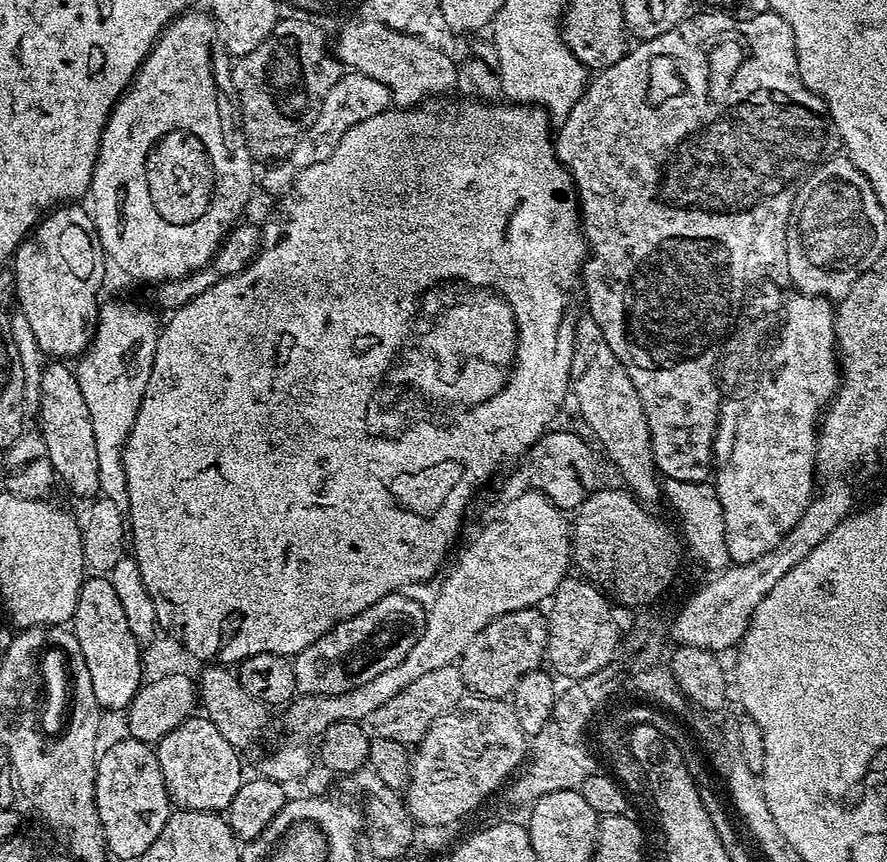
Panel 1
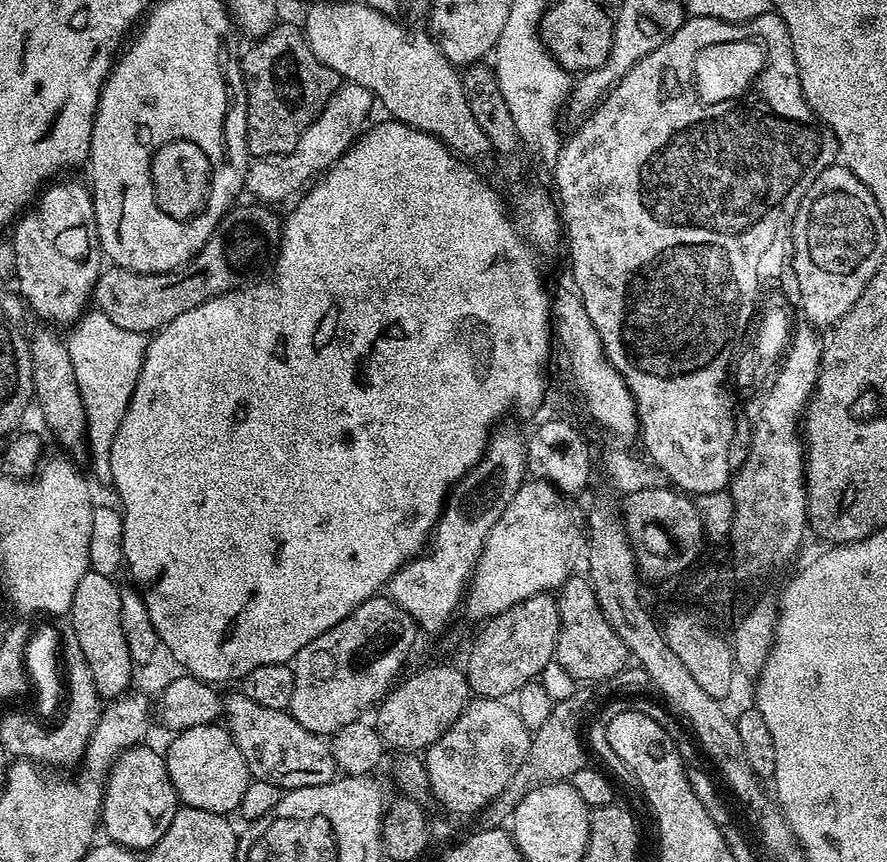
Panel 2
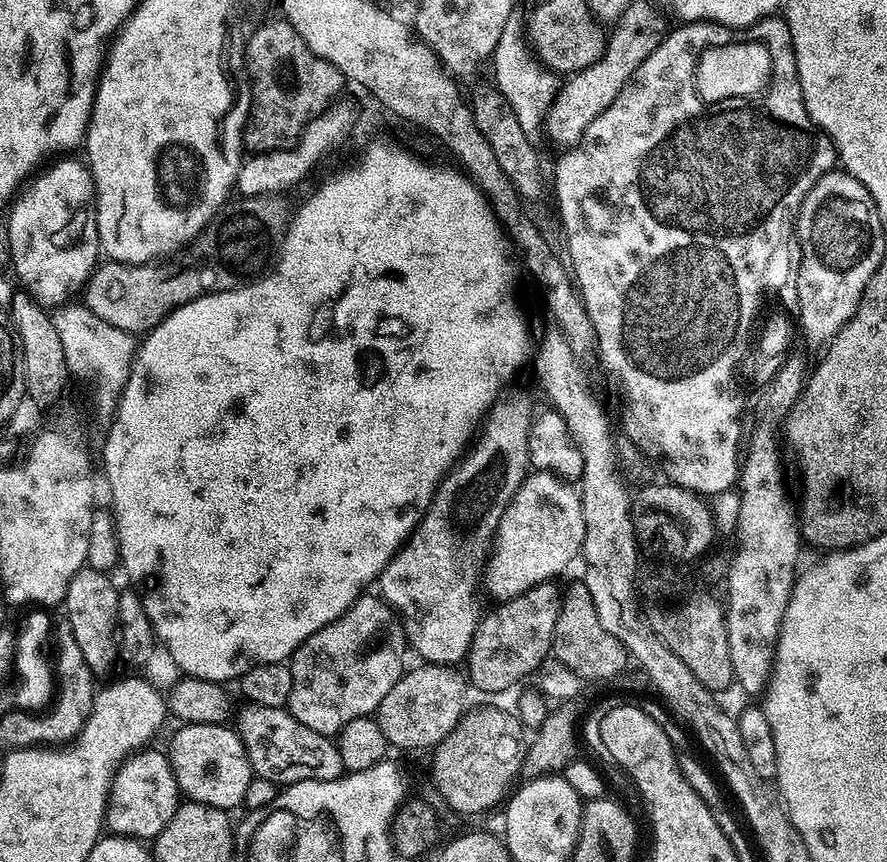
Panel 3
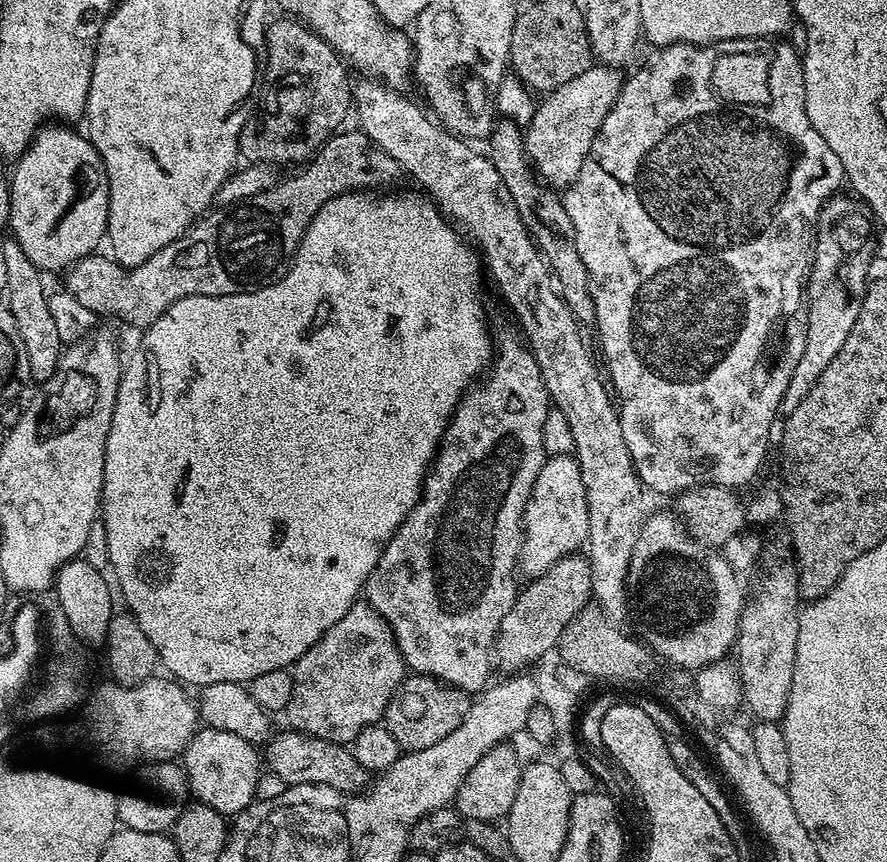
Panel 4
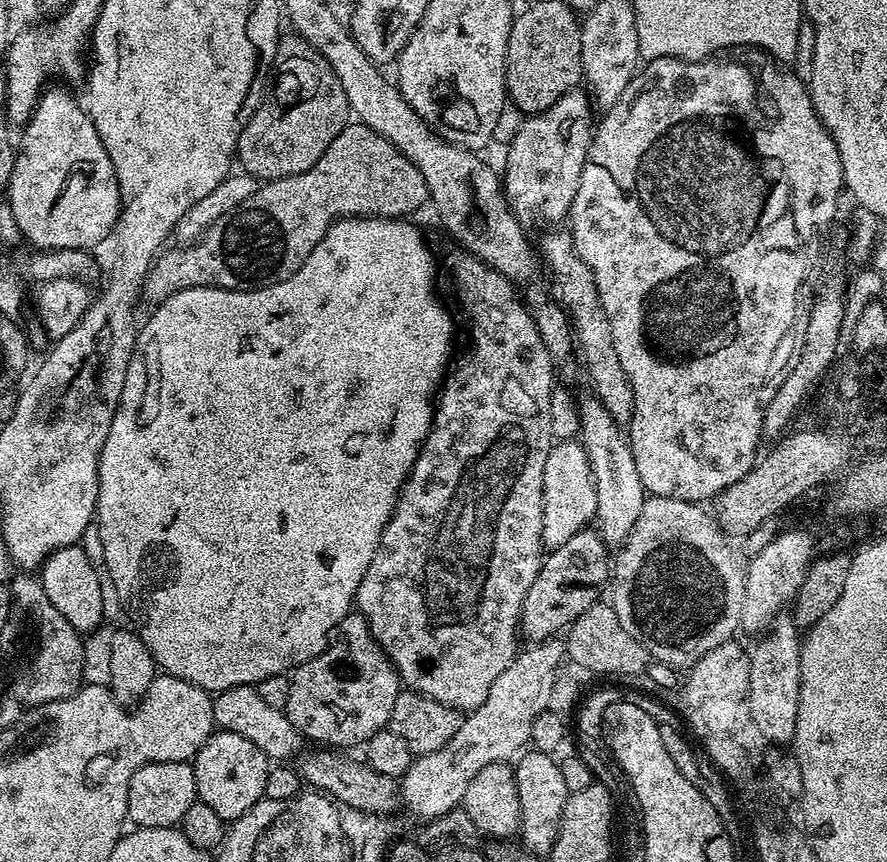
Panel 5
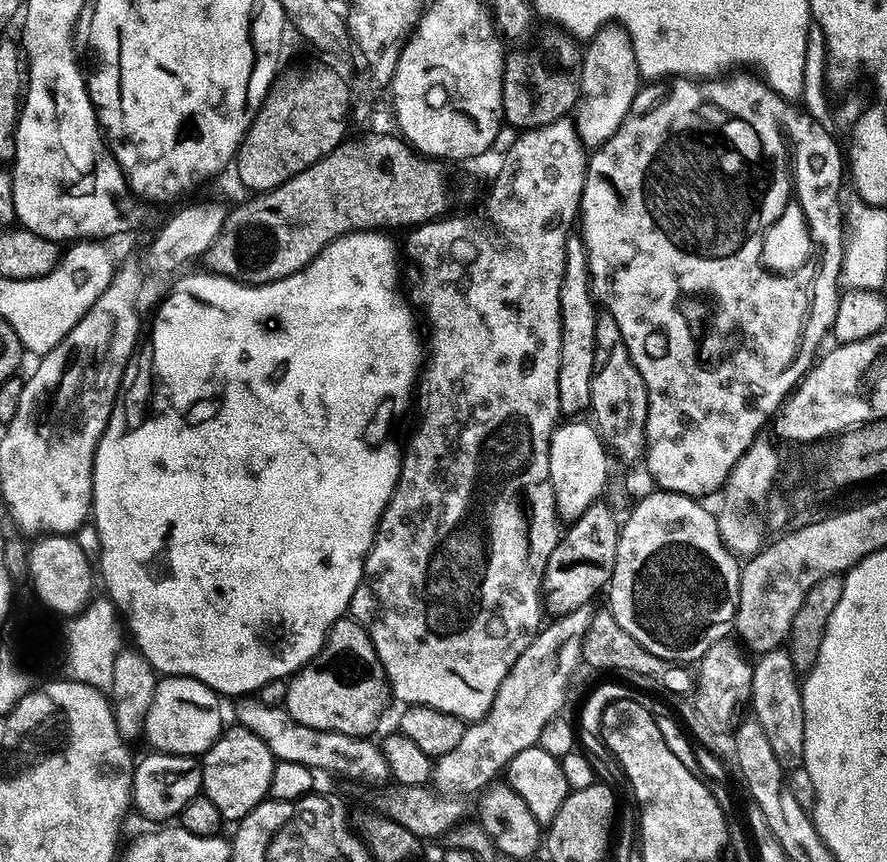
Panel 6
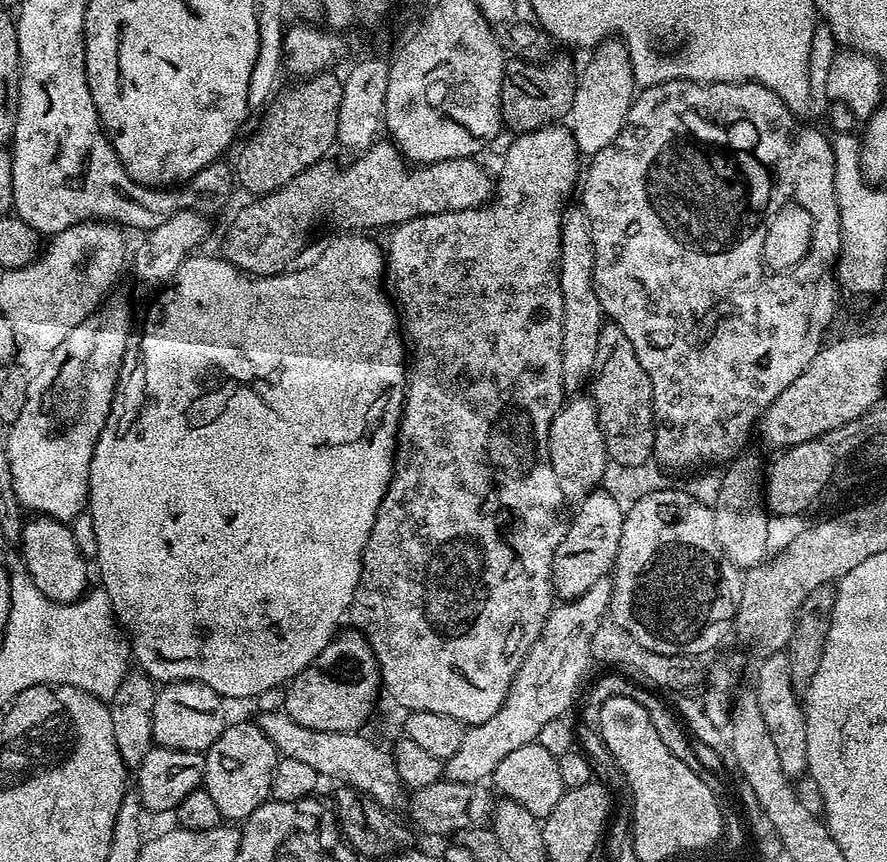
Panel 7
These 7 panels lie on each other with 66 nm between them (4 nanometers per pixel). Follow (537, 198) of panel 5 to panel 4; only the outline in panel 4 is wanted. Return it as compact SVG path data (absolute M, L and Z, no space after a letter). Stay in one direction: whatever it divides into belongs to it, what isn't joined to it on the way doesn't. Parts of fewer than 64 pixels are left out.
M593 66L578 78L562 82L562 86L547 93L544 100L535 105L532 120L524 132L524 153L539 179L556 190L567 189L576 181L596 132L602 126L606 114L620 96L622 76L612 66Z

